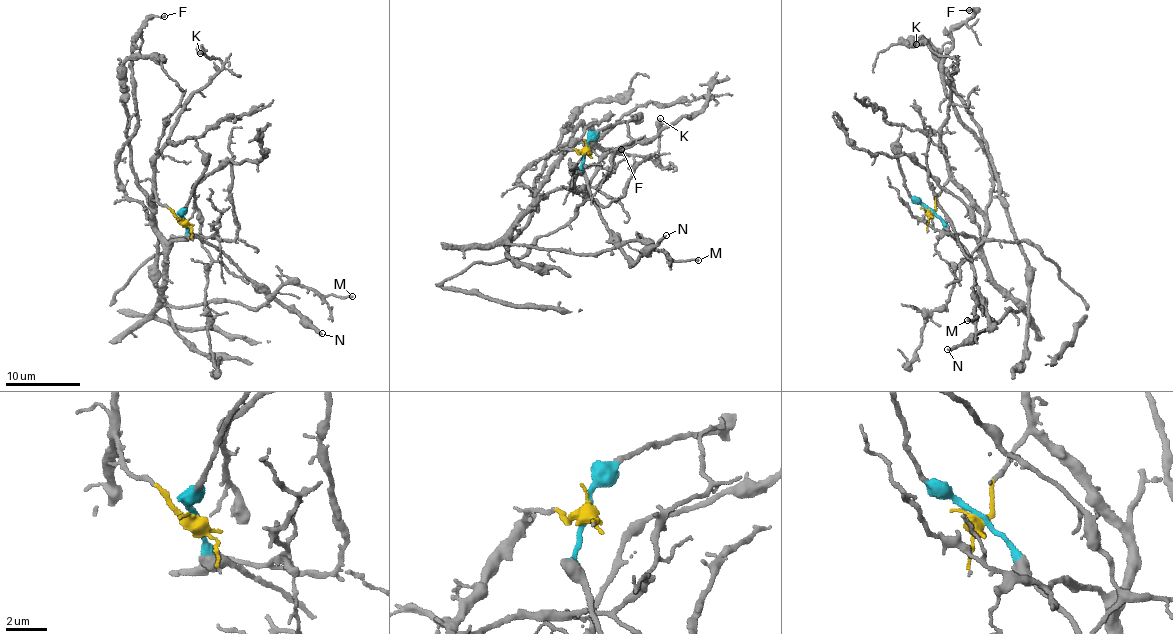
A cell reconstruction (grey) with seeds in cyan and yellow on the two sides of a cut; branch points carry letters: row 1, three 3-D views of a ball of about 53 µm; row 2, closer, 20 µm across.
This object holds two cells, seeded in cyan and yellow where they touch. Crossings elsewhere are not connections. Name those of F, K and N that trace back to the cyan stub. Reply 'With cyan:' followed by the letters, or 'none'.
With cyan: N

